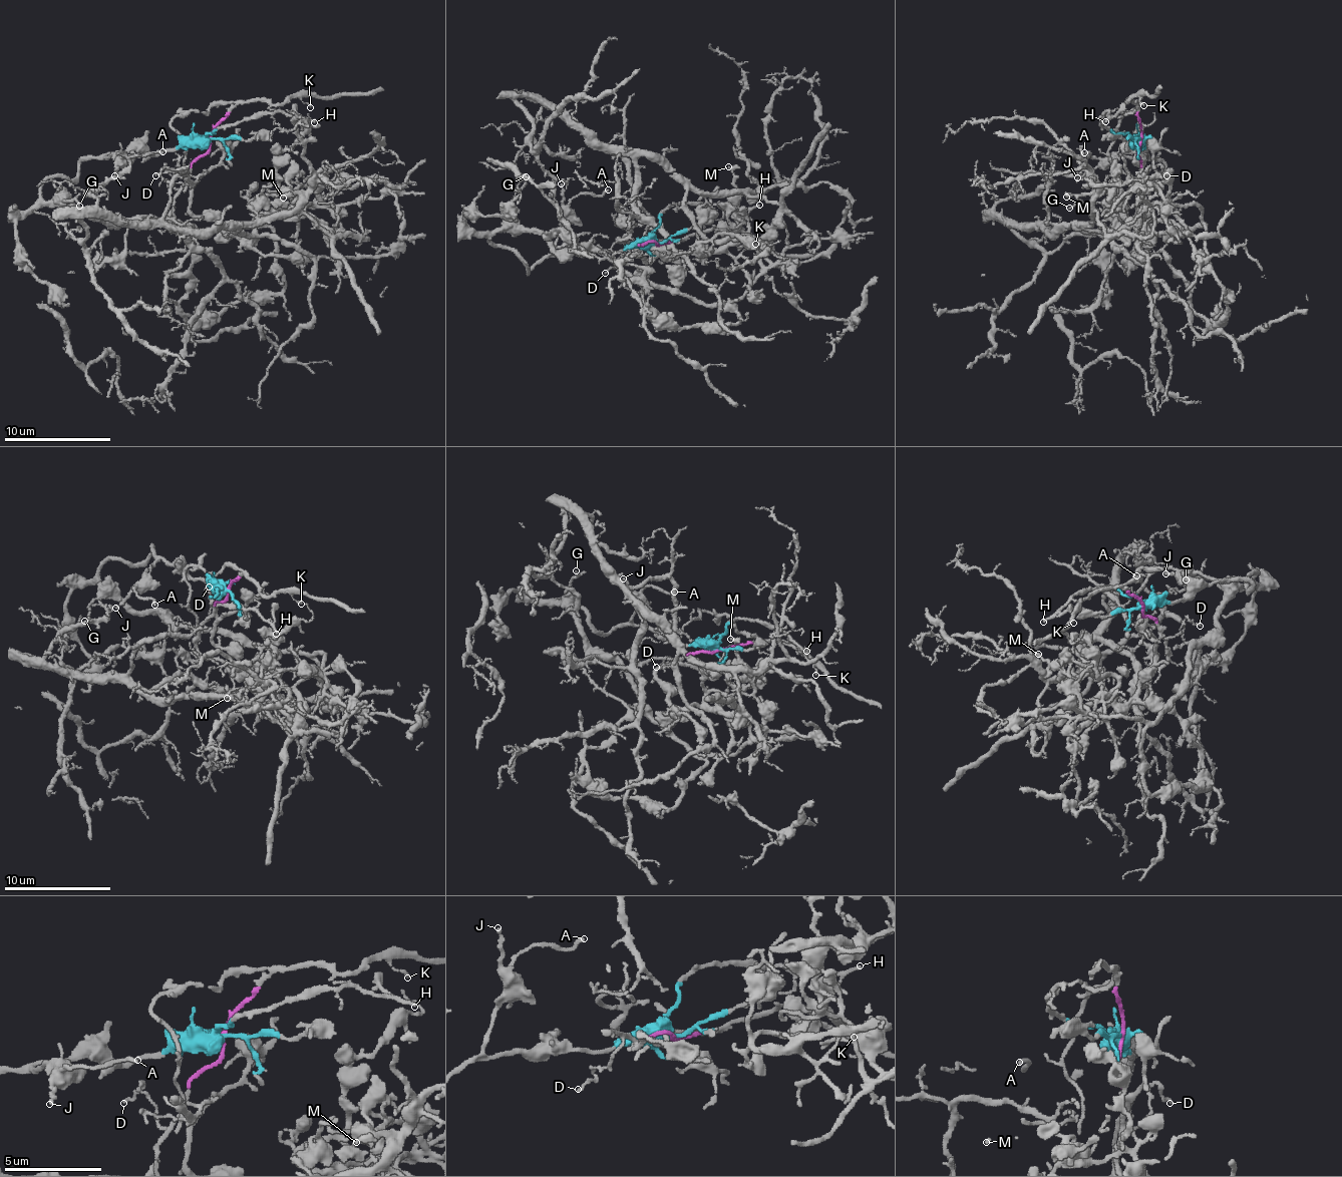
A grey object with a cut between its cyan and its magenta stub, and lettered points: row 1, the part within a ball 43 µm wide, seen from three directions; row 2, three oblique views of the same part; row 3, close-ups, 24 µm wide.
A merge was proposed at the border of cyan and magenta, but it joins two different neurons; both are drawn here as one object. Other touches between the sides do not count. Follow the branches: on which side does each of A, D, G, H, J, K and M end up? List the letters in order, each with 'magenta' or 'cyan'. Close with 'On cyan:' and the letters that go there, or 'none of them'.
A: cyan
D: magenta
G: cyan
H: cyan
J: cyan
K: magenta
M: magenta
On cyan: A, G, H, J

